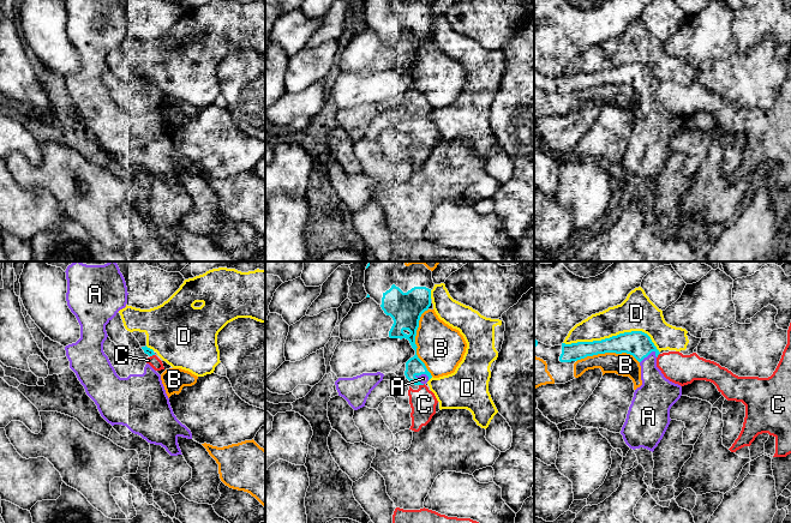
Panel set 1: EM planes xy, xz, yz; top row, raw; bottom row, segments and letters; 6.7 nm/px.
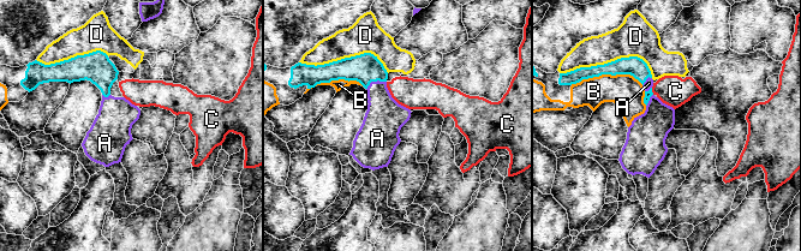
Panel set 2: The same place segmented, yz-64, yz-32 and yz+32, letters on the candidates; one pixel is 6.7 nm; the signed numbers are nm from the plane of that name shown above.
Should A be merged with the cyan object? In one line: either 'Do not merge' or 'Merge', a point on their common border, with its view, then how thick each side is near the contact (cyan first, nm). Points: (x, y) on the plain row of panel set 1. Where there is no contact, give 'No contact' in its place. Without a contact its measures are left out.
Merge. Touches cyan at yz (647, 86). Thickness 170 nm (cyan) against 220 nm

